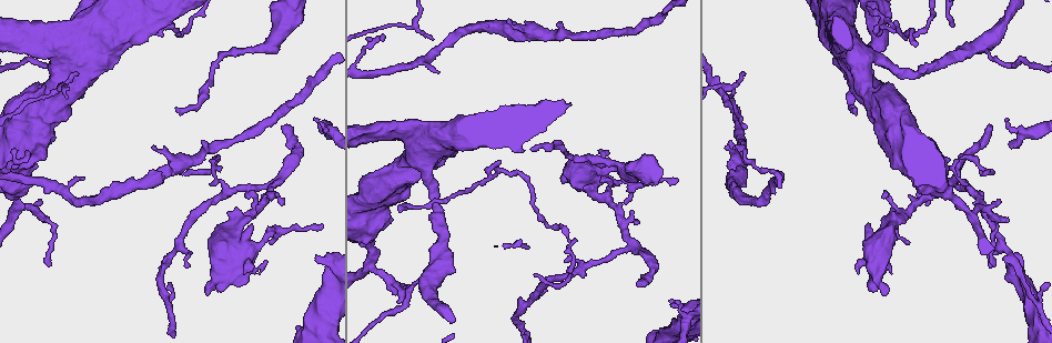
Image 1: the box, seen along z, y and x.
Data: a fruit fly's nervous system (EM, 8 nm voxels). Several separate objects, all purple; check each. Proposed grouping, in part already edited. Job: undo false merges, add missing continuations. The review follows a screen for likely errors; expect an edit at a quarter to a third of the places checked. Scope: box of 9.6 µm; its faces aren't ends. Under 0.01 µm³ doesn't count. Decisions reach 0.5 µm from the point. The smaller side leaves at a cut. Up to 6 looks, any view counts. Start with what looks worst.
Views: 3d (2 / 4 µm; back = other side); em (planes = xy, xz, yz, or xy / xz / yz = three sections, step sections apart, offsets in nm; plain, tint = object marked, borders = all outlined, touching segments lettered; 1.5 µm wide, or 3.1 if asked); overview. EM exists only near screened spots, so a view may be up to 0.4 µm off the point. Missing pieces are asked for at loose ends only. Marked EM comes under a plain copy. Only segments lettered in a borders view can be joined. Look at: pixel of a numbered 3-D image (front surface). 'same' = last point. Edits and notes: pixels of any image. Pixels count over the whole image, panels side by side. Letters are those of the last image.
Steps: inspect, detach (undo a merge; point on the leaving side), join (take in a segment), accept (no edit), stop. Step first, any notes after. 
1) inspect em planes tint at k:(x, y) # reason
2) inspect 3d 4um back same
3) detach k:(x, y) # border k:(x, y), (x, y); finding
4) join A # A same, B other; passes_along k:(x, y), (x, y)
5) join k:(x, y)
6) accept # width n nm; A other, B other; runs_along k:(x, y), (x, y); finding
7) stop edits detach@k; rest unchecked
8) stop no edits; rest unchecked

inspect 3d 4um at 1:(870, 58) # sudden change in width

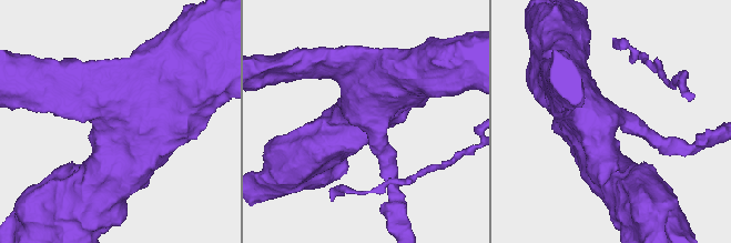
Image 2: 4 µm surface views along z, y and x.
inspect em planes tint at 2:(612, 120)

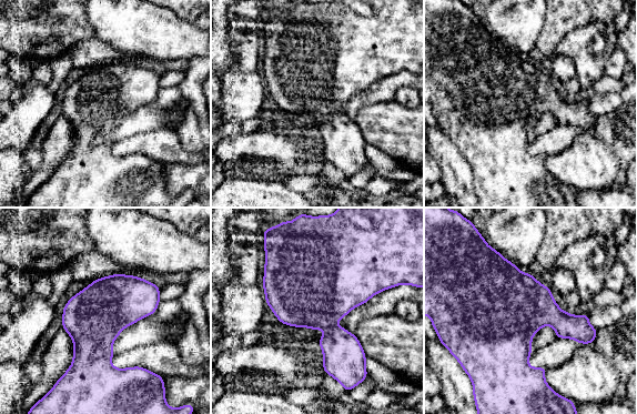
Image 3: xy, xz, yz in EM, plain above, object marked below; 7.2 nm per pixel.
inspect em planes borders same

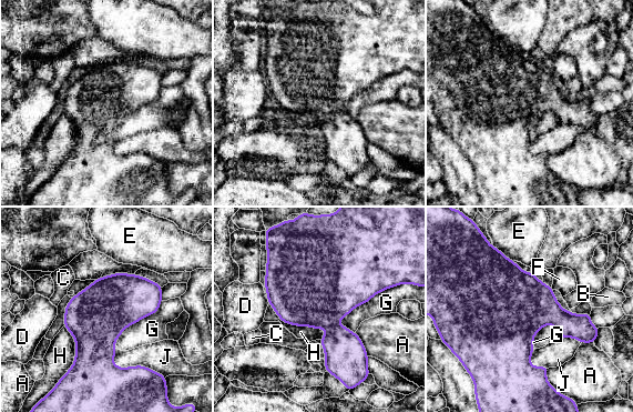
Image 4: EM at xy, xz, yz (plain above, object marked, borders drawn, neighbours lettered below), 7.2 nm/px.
accept # longest_contact G 480 nm; A other, B other, C other, D other, E other, F other, G other, H other, J other; continuous, no second neuron

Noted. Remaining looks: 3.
inspect em planes borders at 1:(282, 129) # branch stops here

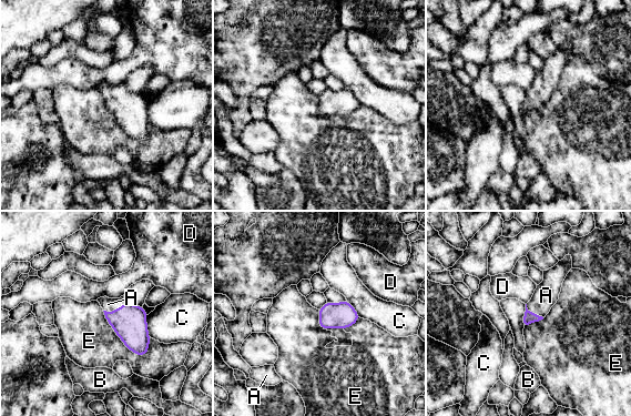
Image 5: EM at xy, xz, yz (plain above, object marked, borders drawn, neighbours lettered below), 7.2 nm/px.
join A # A same, B other, C other, D other, E other; passes_along 5:(129, 322), (116, 308), (108, 304); it goes on there

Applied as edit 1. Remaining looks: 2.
stop edits join@5; rest unchecked

